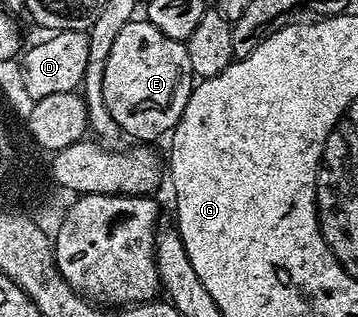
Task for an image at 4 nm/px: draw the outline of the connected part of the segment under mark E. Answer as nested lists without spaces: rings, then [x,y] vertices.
[[[136,17],[114,37],[108,55],[103,56],[104,72],[100,75],[100,95],[104,98],[104,107],[108,115],[128,135],[134,135],[135,140],[146,141],[148,137],[167,136],[180,122],[184,107],[192,96],[194,76],[190,69],[190,57],[187,46],[181,40],[166,37],[147,18]]]

